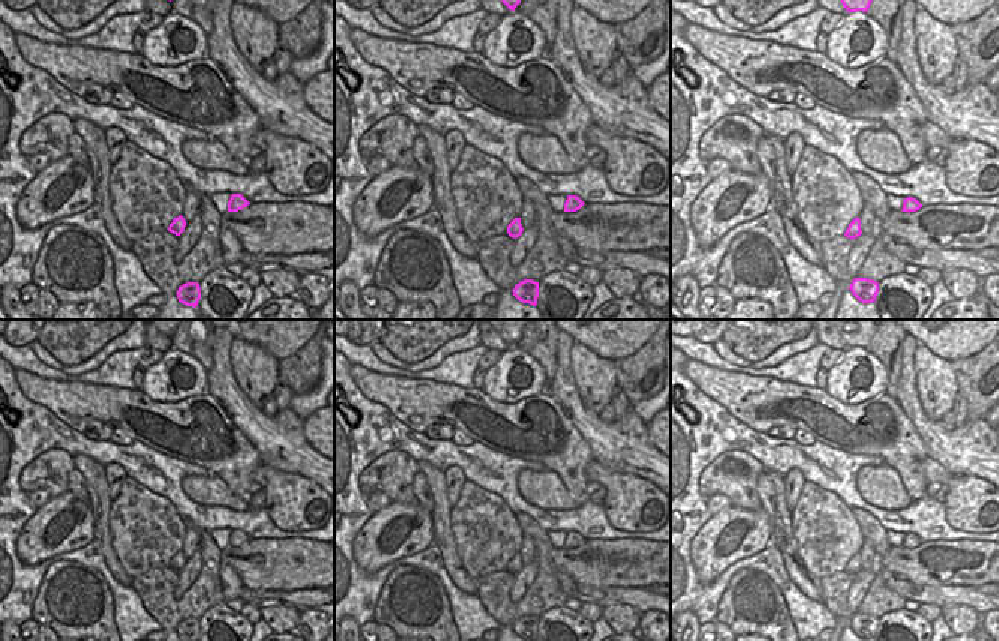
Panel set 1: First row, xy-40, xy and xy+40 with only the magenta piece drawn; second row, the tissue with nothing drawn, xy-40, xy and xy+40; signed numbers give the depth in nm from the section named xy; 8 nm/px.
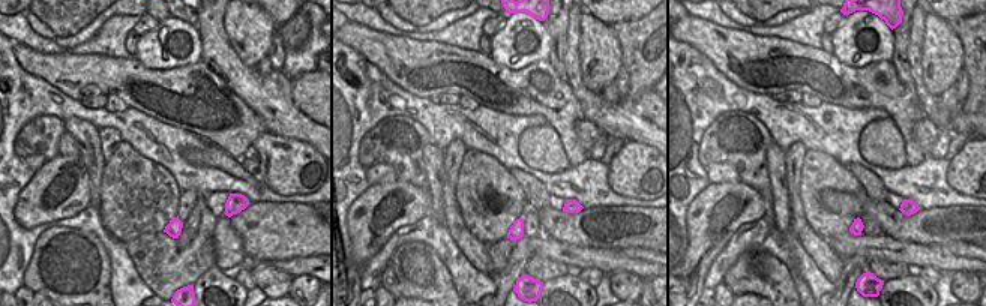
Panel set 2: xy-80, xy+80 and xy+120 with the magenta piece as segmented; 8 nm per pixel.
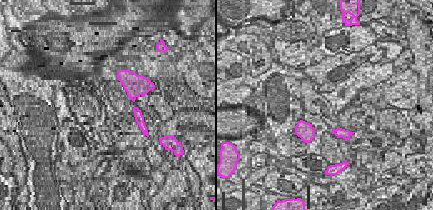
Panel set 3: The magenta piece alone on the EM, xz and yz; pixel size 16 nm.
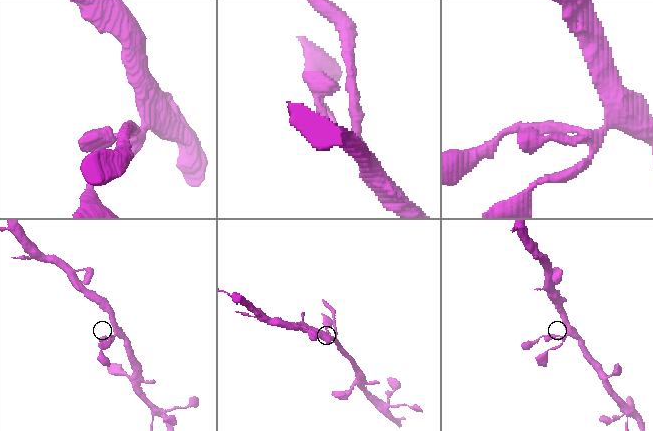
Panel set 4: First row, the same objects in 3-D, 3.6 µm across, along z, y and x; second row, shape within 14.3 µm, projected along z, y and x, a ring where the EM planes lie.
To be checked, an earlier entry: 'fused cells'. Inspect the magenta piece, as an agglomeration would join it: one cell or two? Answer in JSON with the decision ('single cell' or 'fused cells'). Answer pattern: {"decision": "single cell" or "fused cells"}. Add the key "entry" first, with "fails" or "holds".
{"entry": "fails", "decision": "single cell"}

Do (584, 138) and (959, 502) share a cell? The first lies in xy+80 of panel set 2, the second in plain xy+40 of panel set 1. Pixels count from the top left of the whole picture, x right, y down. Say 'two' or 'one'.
one

